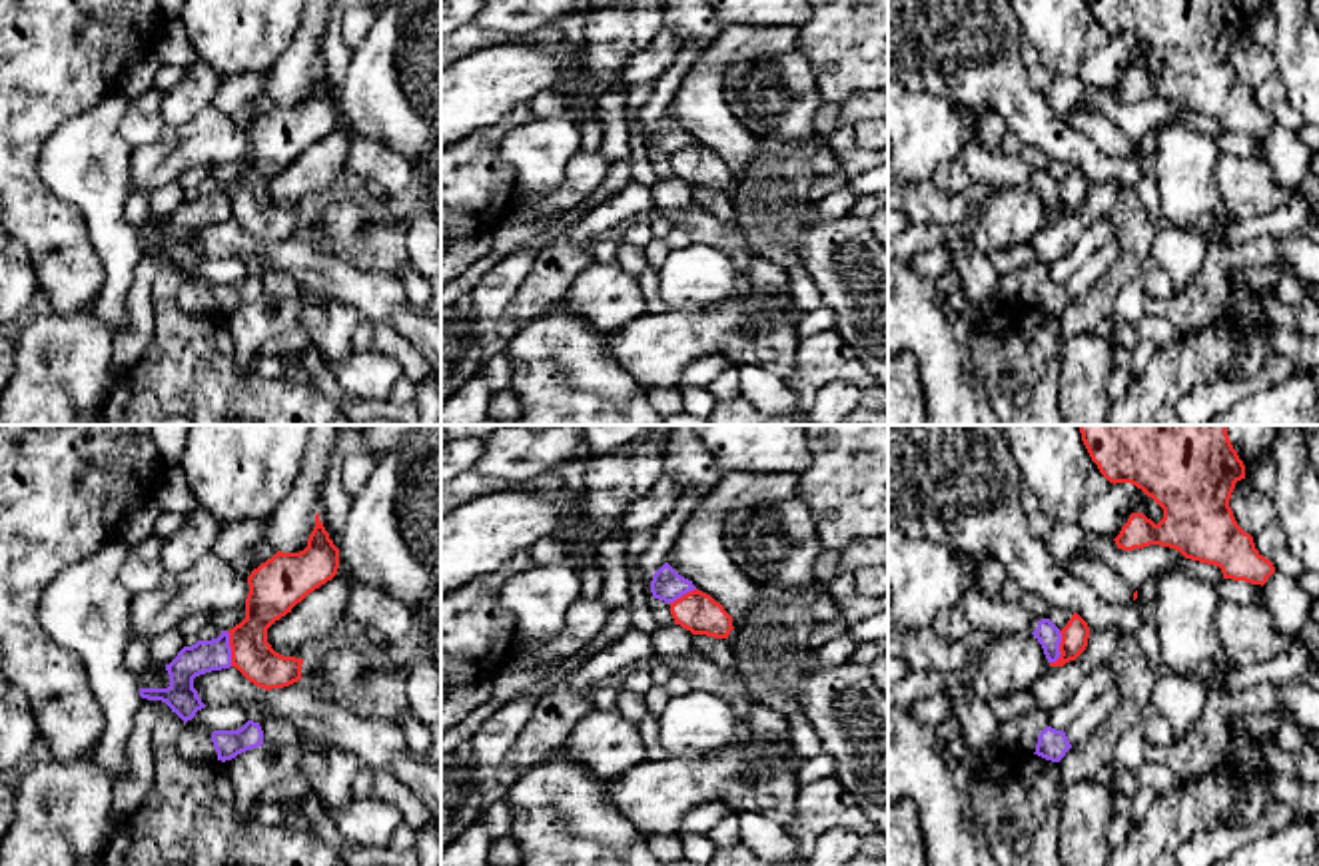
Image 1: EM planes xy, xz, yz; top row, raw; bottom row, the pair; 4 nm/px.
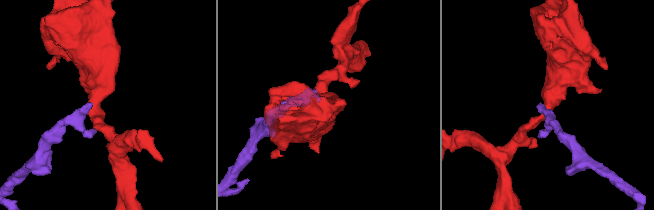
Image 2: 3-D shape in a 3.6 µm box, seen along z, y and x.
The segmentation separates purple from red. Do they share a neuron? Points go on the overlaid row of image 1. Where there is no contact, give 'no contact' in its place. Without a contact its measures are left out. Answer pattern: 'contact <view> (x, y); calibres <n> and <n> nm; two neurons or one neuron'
contact yz (1058, 649); calibres 100 and 110 nm; two neurons

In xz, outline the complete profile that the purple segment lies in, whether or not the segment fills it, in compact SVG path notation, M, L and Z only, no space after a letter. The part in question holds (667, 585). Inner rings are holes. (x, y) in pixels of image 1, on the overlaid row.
M664 563L651 581L651 593L655 599L674 603L682 595L694 591L692 581L680 577L668 563Z

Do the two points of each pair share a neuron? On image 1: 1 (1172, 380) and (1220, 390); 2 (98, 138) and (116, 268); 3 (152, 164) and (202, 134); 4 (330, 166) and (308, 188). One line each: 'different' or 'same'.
1: different
2: same
3: same
4: same

